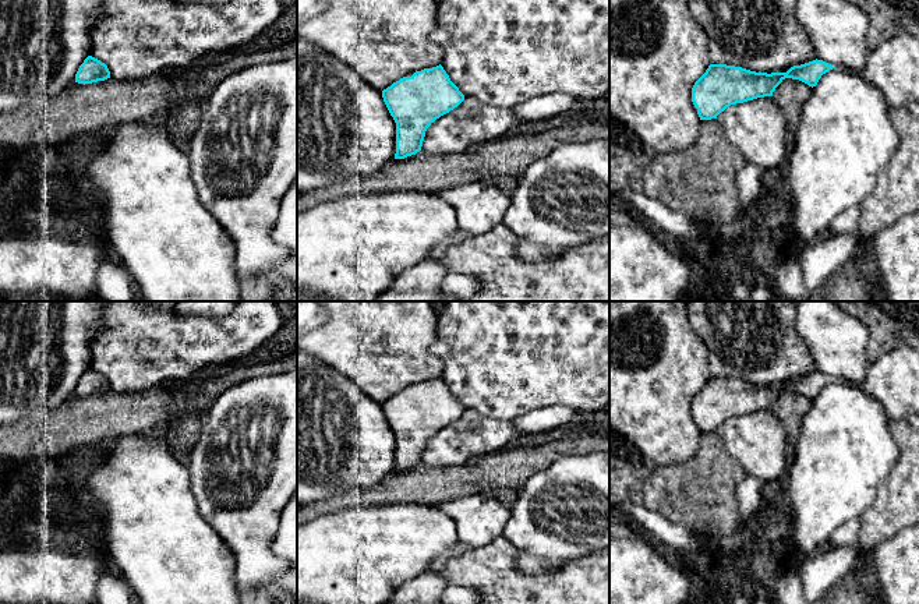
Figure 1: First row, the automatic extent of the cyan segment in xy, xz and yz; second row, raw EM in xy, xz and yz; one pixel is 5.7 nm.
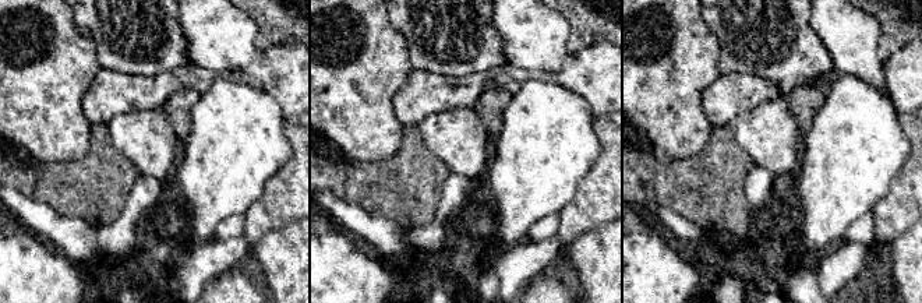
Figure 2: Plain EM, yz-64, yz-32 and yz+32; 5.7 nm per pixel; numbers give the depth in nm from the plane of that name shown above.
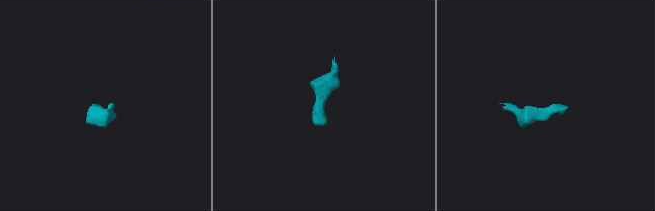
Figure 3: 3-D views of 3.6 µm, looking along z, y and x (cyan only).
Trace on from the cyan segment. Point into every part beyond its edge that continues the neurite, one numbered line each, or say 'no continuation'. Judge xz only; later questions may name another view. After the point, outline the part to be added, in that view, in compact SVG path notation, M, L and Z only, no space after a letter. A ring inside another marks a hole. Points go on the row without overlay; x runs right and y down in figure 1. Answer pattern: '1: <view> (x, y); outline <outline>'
no continuation

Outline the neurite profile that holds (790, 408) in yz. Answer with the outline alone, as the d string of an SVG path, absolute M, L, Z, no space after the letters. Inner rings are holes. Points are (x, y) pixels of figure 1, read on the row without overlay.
M792 391L782 392L782 395L773 405L773 412L781 421L782 430L789 442L798 439L803 416L810 407L812 399Z

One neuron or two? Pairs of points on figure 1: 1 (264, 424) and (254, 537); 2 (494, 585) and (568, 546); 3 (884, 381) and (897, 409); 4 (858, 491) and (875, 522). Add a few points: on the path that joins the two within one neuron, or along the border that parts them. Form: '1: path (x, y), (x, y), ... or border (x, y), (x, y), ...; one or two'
1: path (260, 452), (246, 467), (246, 500), (253, 509); one
2: border (508, 541), (515, 550), (518, 571), (550, 571); two
3: path (891, 388), (897, 394), (897, 402); one
4: border (886, 479), (880, 484), (875, 501), (858, 518); two

